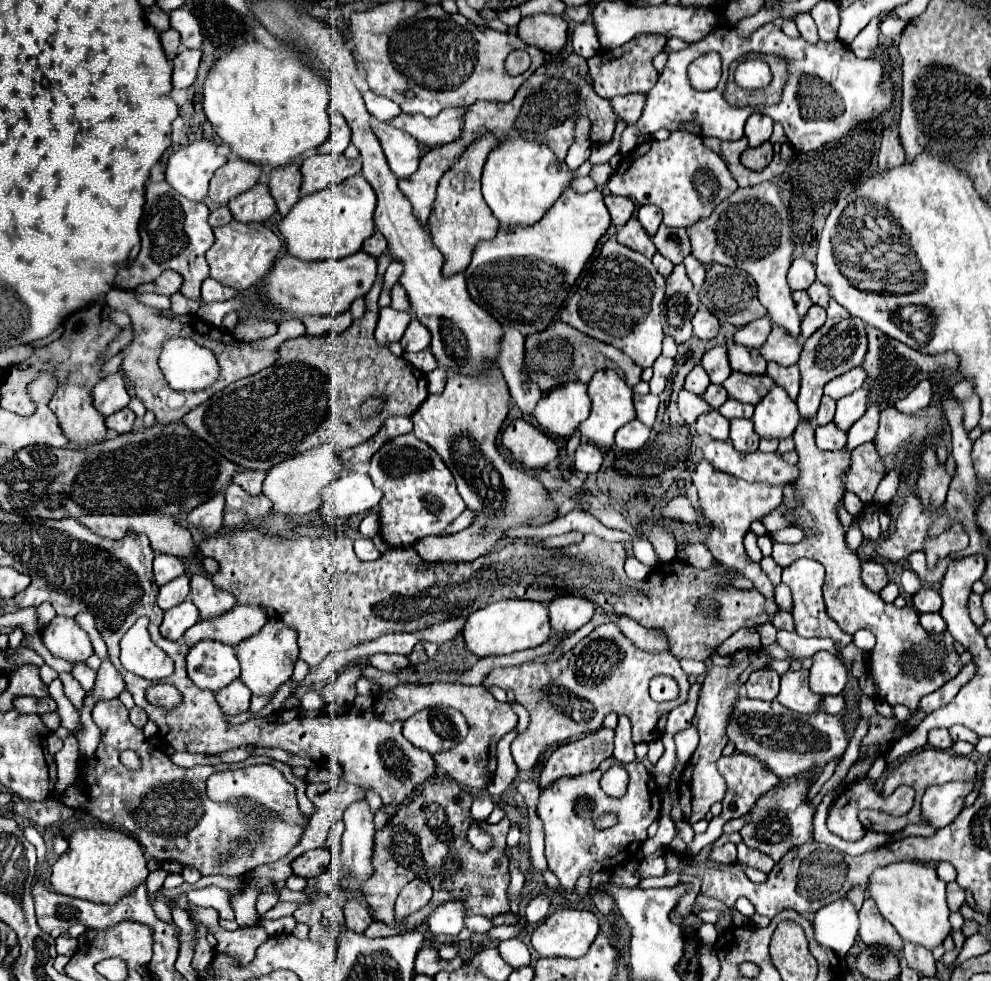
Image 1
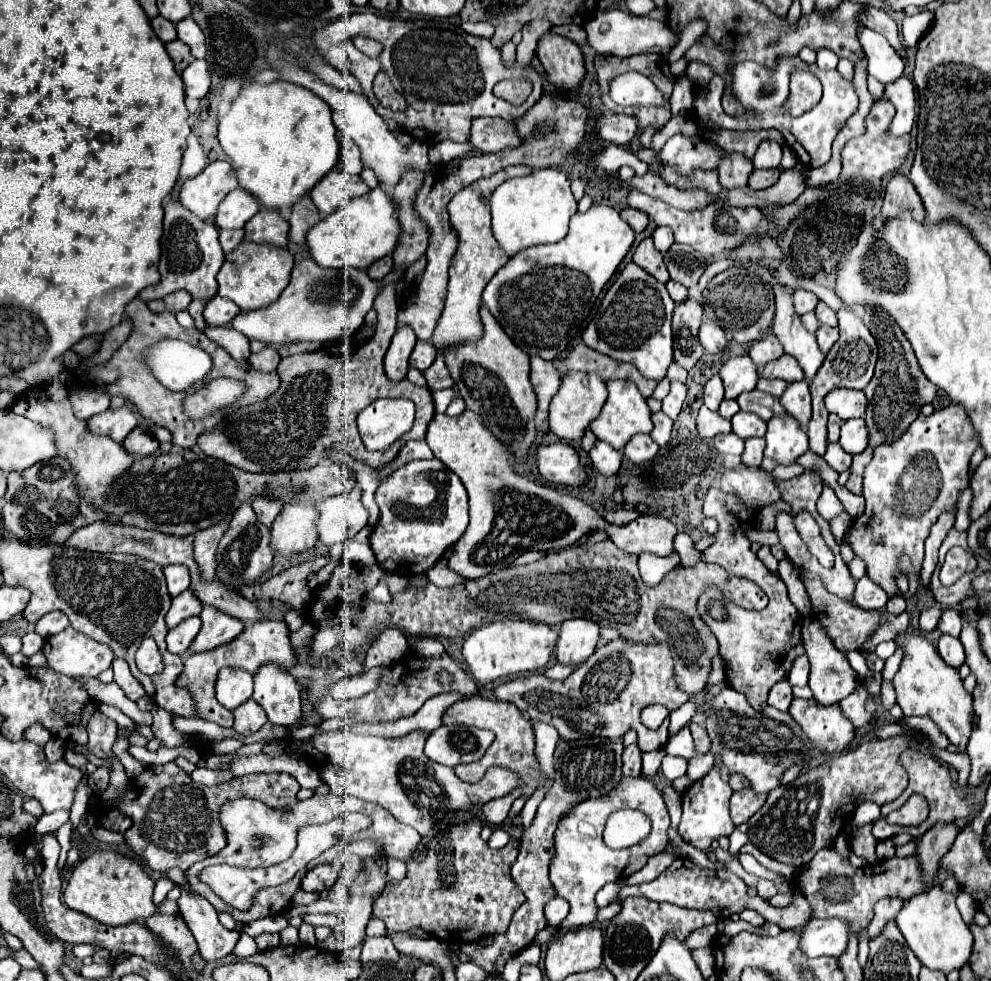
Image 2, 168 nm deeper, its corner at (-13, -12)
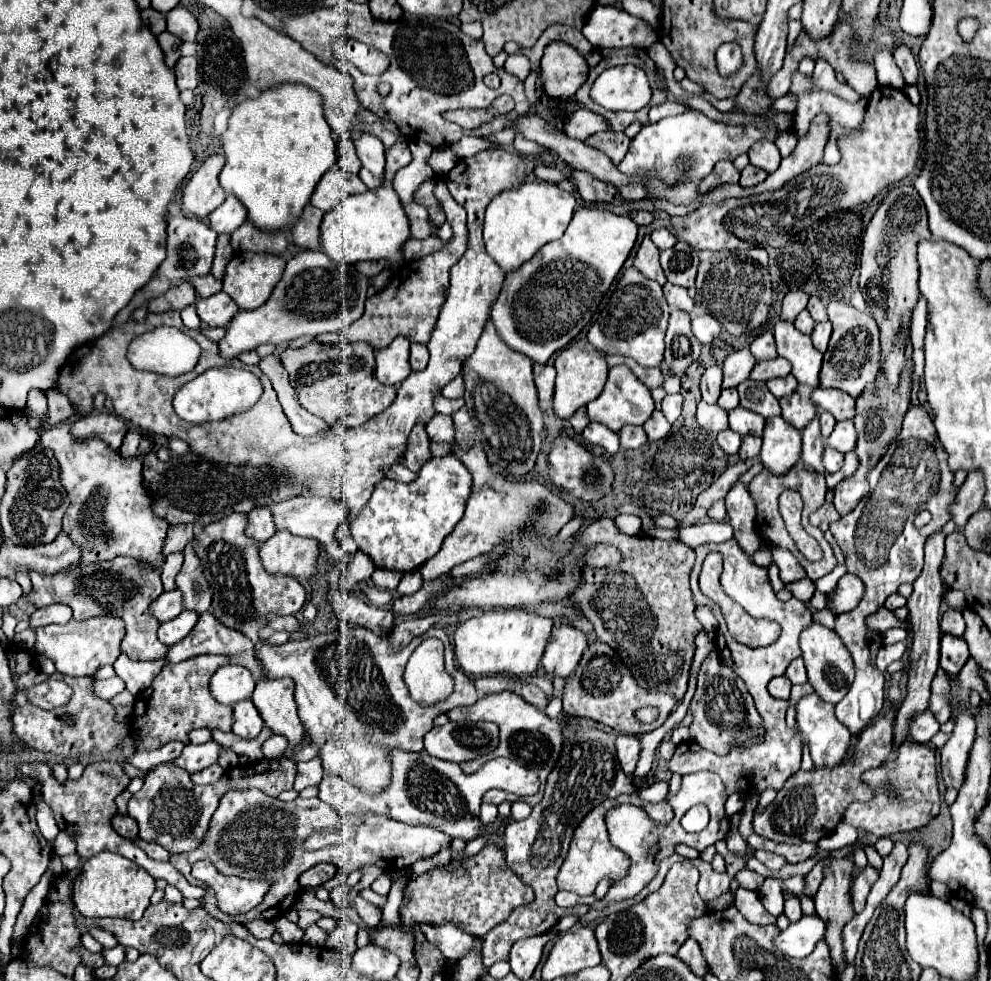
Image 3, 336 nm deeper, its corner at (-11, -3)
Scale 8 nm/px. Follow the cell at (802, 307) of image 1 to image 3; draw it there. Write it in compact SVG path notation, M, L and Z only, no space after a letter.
M801 311L799 315L797 315L797 319L795 319L795 323L793 323L801 333L805 333L805 335L811 335L811 331L813 331L813 327L815 327L815 321L811 319L811 315L807 313L807 311Z

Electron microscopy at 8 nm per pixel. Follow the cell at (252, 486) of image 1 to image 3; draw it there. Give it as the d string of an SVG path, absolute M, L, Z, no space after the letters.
M257 507L253 509L249 515L247 515L247 529L245 529L245 535L249 539L255 539L259 545L265 543L269 537L275 535L275 527L273 527L273 519L269 515L269 509L267 507Z

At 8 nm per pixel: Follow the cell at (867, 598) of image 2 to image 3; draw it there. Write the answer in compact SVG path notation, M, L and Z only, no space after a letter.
M847 573L839 579L837 587L829 593L831 603L827 605L827 609L831 609L835 615L847 613L853 607L857 607L857 603L861 601L861 595L863 595L863 583L855 575Z

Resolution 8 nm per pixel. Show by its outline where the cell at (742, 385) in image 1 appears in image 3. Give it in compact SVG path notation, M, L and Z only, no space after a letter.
M747 379L737 389L739 389L739 395L741 395L741 407L759 413L765 419L781 415L779 401L767 391L765 383L757 383L757 381Z

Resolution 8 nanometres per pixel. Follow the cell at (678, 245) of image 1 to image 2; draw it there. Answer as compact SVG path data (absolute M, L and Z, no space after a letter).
M677 242L663 254L663 258L665 258L665 266L671 274L671 280L681 282L687 288L691 288L699 282L705 266L707 266L707 260L701 252L693 250L691 246L677 244Z

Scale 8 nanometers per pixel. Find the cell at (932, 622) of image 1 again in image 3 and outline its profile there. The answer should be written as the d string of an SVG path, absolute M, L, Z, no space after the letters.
M943 635L941 637L941 667L951 673L957 675L961 671L961 667L967 663L969 659L969 649L965 639L961 637L953 637L953 635Z

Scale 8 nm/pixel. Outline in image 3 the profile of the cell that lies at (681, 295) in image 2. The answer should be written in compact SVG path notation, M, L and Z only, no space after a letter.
M665 283L663 285L663 295L669 303L669 307L675 307L675 309L681 309L681 311L687 311L691 313L693 311L693 299L689 297L687 289L683 287L677 287L677 285L671 285L671 283Z

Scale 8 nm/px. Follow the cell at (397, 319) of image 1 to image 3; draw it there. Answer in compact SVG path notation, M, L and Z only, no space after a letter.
M397 337L385 351L375 351L375 375L383 385L397 387L411 373L409 367L409 341Z

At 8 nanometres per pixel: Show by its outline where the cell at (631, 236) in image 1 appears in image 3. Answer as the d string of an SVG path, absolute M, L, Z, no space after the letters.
M649 237L643 239L637 257L635 257L635 267L647 277L657 281L659 285L665 285L665 275L663 269L659 265L659 249L653 245L653 241Z

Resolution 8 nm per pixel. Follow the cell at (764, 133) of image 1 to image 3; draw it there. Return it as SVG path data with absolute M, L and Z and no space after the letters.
M757 141L749 149L749 161L751 161L751 165L755 165L767 173L773 173L779 167L781 155L779 155L779 149L775 147L775 143Z

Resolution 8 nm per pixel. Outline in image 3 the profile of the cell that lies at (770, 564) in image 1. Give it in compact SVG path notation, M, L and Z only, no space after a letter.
M805 577L805 579L801 579L801 581L795 581L795 583L785 585L785 589L791 591L791 595L797 597L799 601L809 601L811 595L813 595L813 591L815 591L815 583Z

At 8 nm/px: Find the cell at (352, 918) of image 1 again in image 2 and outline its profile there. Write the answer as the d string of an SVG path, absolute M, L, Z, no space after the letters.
M387 936L365 938L365 942L363 942L363 954L361 954L361 962L363 964L397 962L397 960L399 960L399 952L395 950L393 942Z

